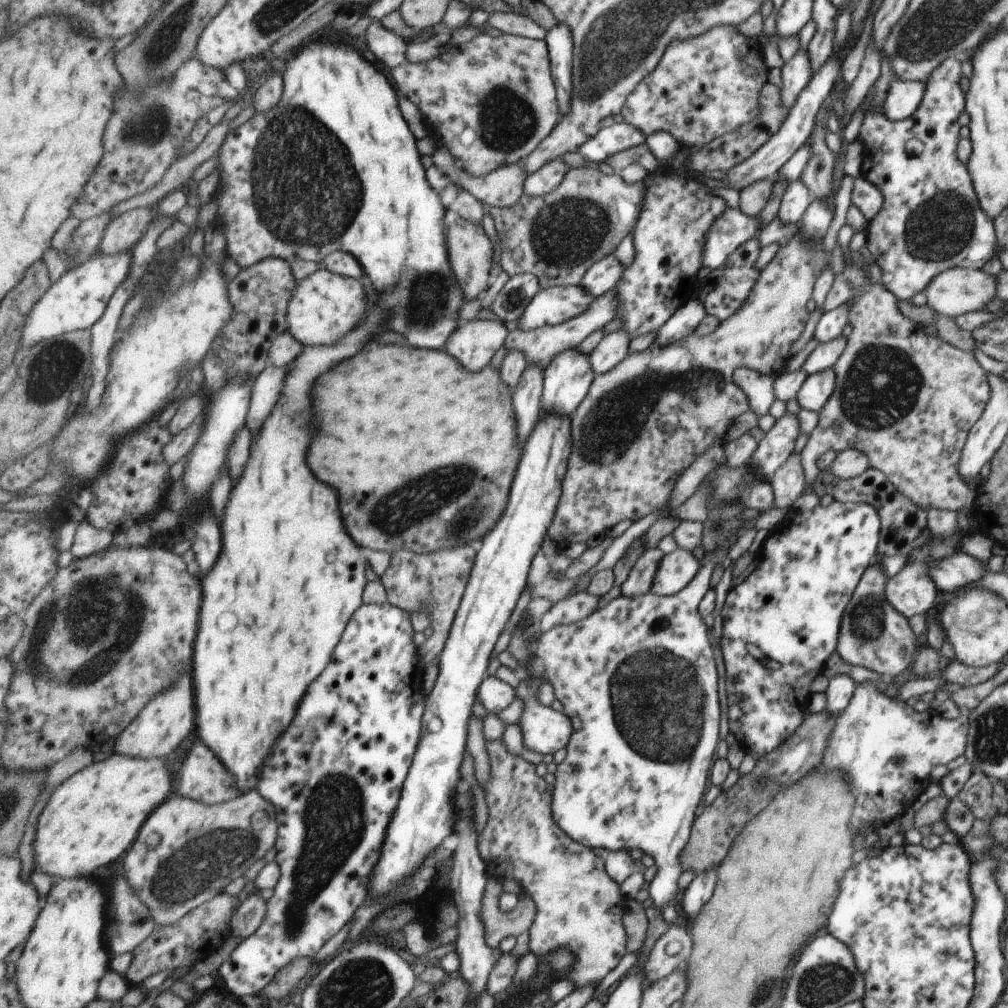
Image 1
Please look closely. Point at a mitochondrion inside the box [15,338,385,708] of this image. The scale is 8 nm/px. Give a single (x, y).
(102, 611)

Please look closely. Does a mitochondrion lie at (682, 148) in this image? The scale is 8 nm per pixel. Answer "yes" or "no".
no

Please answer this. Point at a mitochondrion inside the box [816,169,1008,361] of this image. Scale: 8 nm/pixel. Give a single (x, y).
(941, 227)

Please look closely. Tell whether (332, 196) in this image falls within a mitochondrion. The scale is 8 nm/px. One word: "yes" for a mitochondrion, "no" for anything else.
yes

